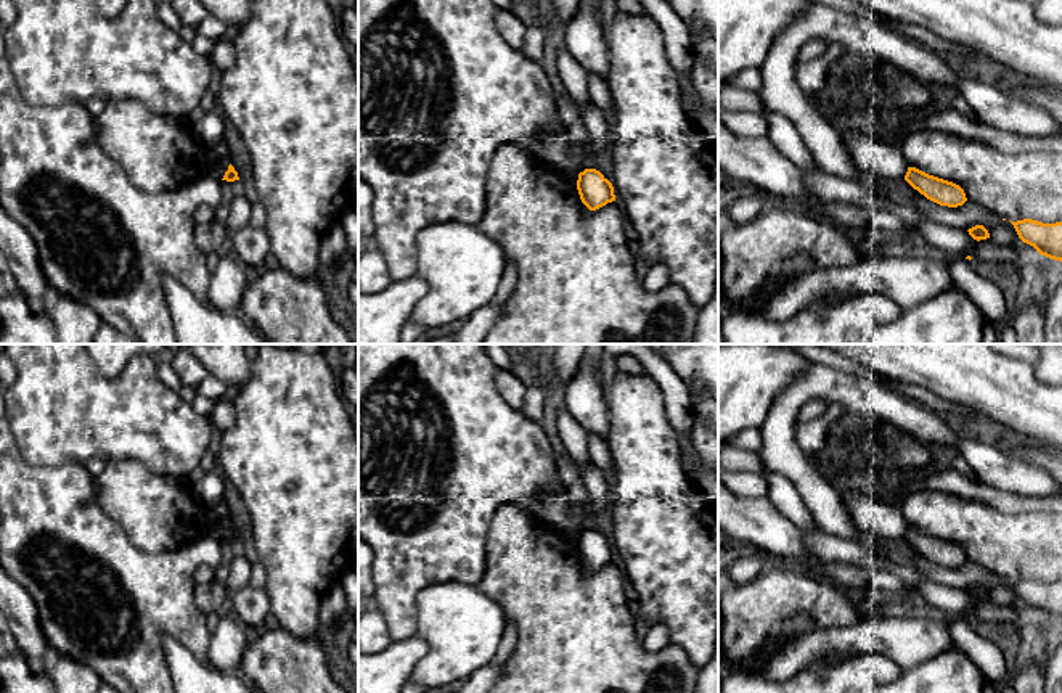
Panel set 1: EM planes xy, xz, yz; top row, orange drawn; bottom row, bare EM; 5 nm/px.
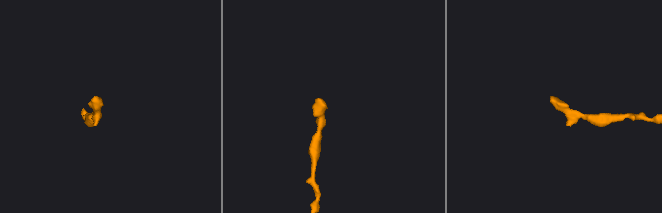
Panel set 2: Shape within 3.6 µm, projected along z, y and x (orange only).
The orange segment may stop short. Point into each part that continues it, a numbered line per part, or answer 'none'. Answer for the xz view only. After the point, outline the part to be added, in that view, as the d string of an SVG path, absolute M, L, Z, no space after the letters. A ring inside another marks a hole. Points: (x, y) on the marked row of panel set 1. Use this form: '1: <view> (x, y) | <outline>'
none

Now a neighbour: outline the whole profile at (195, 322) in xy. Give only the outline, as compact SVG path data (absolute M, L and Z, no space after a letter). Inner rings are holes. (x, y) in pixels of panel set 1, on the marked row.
M170 275L162 277L164 294L177 344L270 344L241 314L201 302L185 285Z

